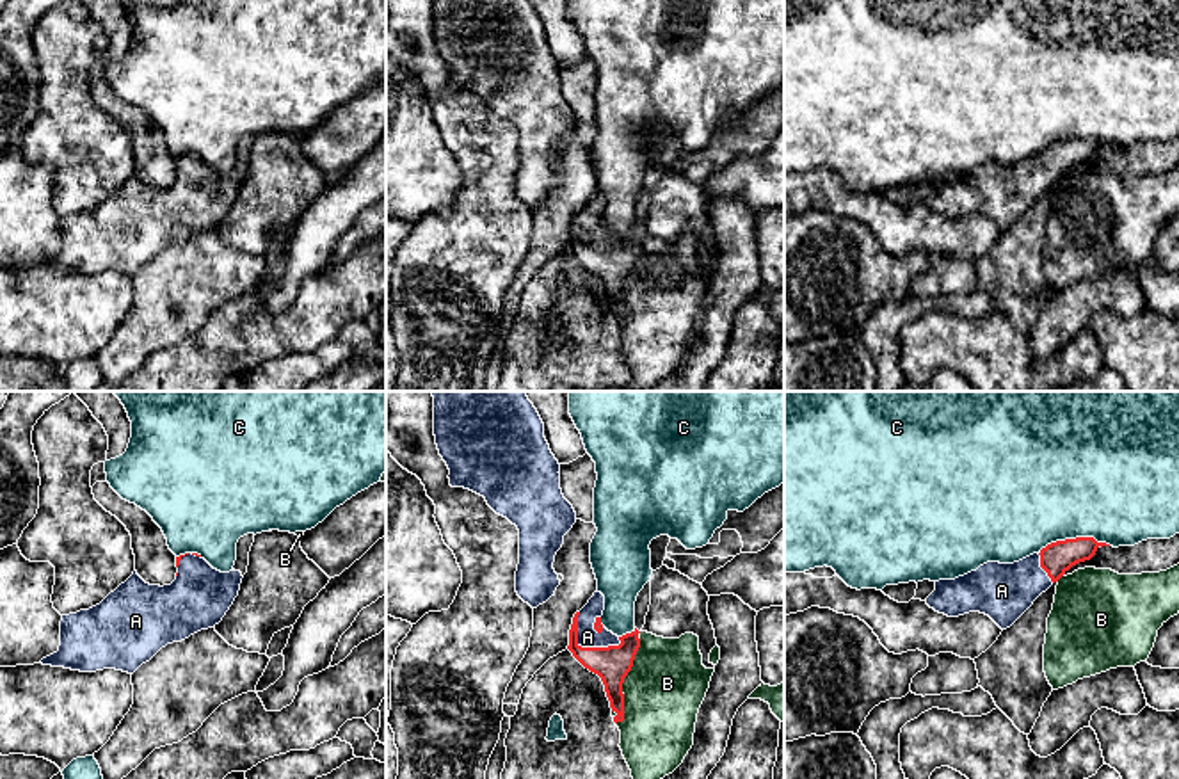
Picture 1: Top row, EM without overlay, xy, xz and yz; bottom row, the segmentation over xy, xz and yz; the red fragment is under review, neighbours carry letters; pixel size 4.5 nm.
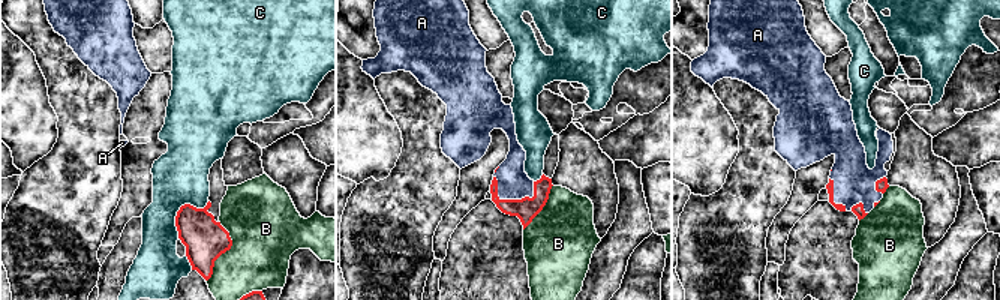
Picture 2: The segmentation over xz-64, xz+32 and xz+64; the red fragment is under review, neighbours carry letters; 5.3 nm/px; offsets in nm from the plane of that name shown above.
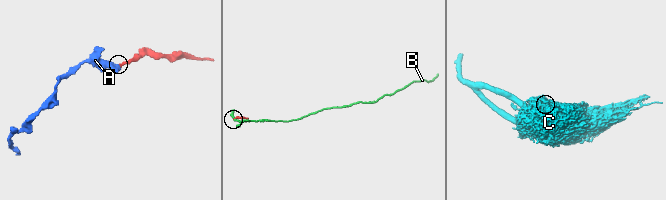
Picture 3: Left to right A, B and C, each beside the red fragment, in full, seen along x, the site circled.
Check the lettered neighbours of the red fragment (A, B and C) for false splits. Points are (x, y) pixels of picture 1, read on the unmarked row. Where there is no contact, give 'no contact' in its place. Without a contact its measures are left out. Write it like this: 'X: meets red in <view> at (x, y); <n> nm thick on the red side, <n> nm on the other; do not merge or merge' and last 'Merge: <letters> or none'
A: meets red in xz at (585, 249); 160 nm thick on the red side, 100 nm on the other; merge
B: meets red in xz at (623, 283); 160 nm thick on the red side, 360 nm on the other; do not merge
C: meets red in yz at (1073, 141); 140 nm thick on the red side, 480 nm on the other; do not merge
Merge: A

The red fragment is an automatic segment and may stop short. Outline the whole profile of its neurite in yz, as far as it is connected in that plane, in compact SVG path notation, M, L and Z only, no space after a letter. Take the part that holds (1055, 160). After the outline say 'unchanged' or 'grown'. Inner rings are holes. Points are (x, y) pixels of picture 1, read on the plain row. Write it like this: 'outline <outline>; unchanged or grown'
outline M1076 139L1051 144L1014 165L987 164L955 181L935 183L925 203L948 219L985 215L1007 231L1072 167L1090 162L1099 148L1110 146Z; grown

